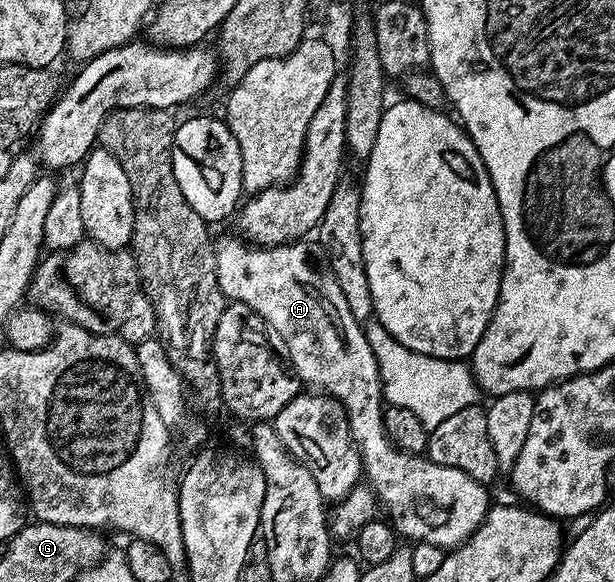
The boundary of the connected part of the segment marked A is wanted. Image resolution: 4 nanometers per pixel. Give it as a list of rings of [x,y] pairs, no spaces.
[[[242,239],[218,241],[215,249],[215,257],[217,258],[217,278],[219,285],[223,291],[223,295],[228,301],[244,304],[253,310],[257,310],[257,314],[261,314],[261,318],[265,318],[265,322],[271,327],[272,333],[277,337],[280,345],[285,349],[285,354],[291,360],[291,366],[295,370],[296,376],[304,385],[312,384],[312,389],[318,390],[320,393],[333,397],[343,405],[343,409],[347,412],[347,421],[351,427],[351,437],[354,438],[359,450],[359,459],[363,462],[363,476],[375,499],[380,505],[387,507],[386,515],[389,517],[390,523],[393,525],[396,533],[400,537],[408,536],[411,542],[433,542],[433,546],[450,550],[459,547],[465,543],[470,536],[475,533],[481,526],[481,522],[487,516],[489,501],[487,501],[488,489],[484,485],[478,484],[473,478],[469,478],[469,474],[465,474],[461,470],[457,470],[453,466],[441,466],[427,459],[426,455],[410,456],[408,452],[400,452],[399,449],[391,445],[391,440],[385,434],[385,426],[383,425],[383,409],[385,401],[383,398],[383,384],[379,380],[379,367],[377,366],[377,358],[373,354],[373,350],[369,346],[369,342],[363,333],[363,324],[353,318],[353,314],[349,314],[349,302],[345,302],[345,294],[341,294],[341,286],[337,286],[337,278],[331,273],[323,259],[323,248],[318,242],[292,242],[289,244],[277,244],[274,248],[264,248],[262,246],[252,246],[250,243],[244,242]]]

